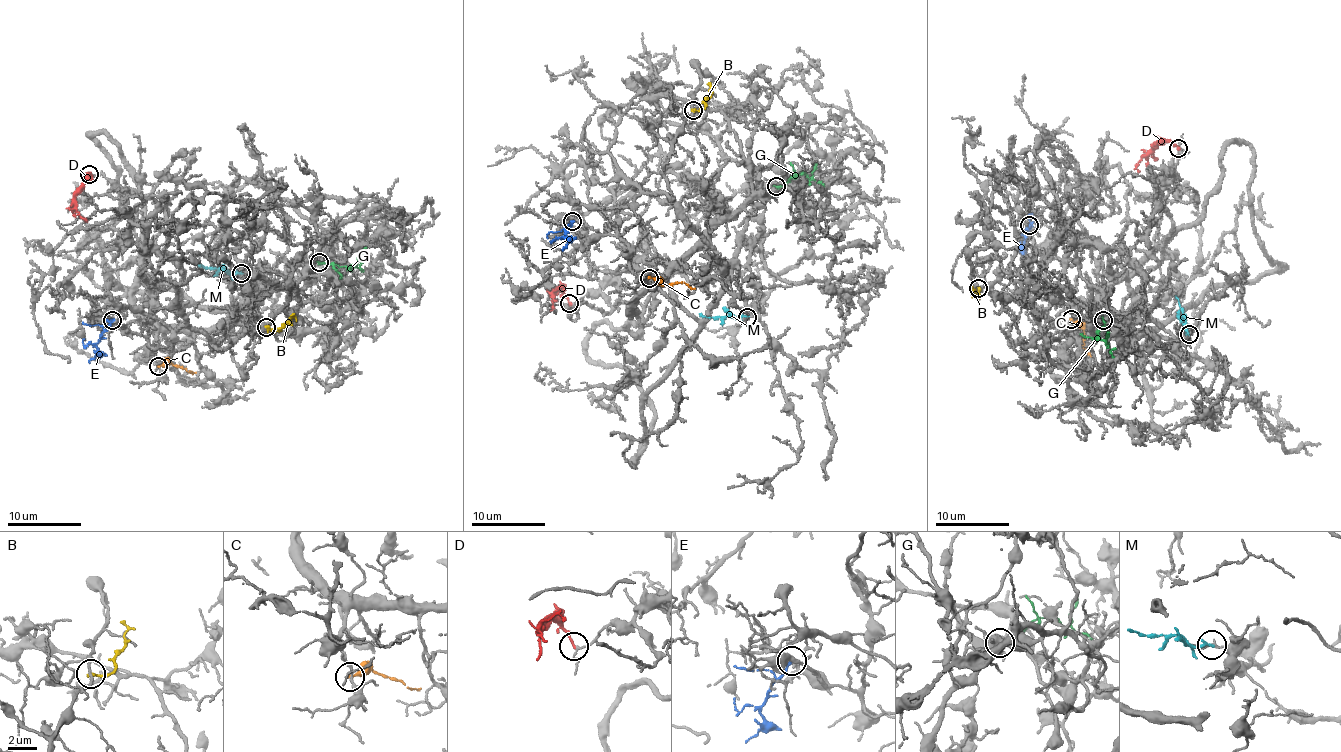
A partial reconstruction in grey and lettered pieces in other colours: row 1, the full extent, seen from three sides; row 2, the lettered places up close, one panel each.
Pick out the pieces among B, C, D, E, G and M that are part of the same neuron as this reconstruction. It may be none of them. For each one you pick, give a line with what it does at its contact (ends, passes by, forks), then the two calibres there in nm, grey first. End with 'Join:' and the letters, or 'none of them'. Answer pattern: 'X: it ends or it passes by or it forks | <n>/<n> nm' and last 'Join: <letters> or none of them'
Join: none of them

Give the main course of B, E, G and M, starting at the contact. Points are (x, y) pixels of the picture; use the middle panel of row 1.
B: (693, 109), (703, 109), (710, 93), (708, 83)
E: (572, 222), (565, 228), (564, 237), (567, 242), (562, 249)
G: (777, 185), (784, 185), (795, 174), (806, 174), (810, 177), (816, 163)
M: (747, 316), (709, 318), (699, 314)

